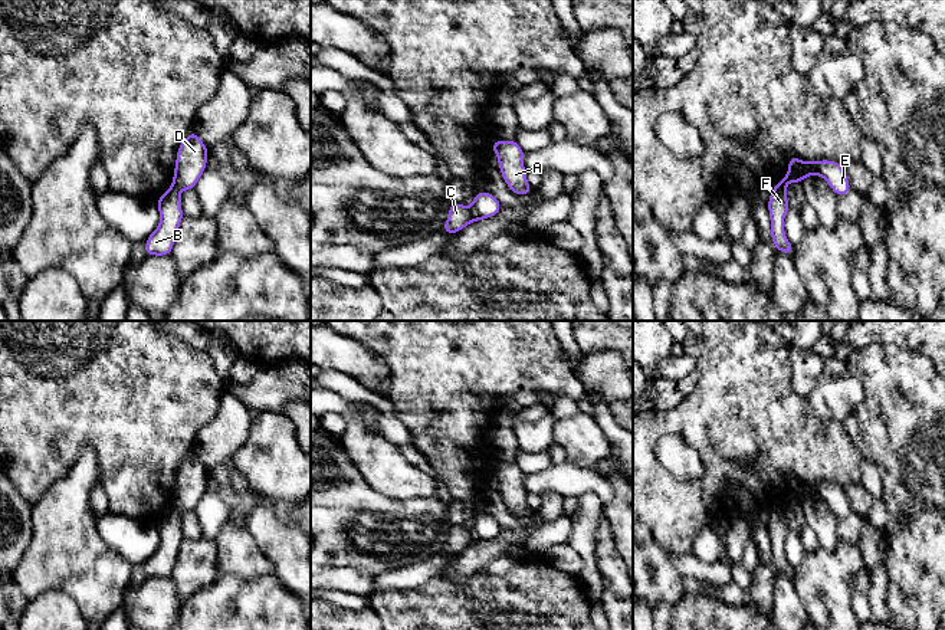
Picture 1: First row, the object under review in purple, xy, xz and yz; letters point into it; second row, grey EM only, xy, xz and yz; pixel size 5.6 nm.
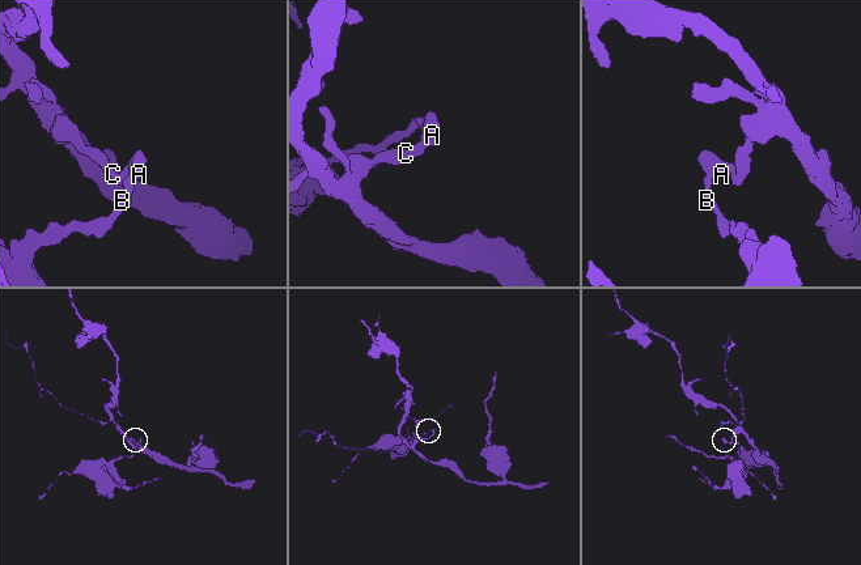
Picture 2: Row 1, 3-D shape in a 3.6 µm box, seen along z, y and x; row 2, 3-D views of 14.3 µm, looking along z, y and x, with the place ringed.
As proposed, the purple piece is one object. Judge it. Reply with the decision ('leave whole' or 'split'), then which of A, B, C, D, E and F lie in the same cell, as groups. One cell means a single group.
split | A C D E / B F

